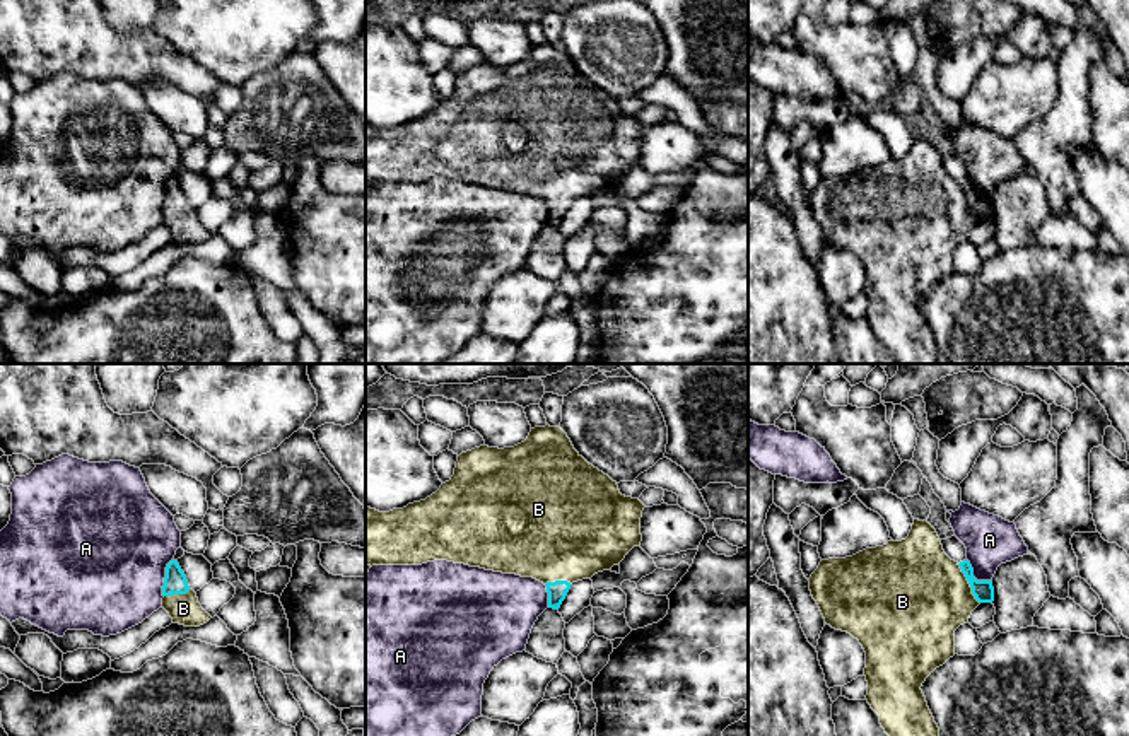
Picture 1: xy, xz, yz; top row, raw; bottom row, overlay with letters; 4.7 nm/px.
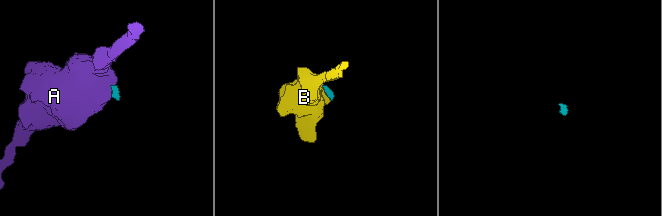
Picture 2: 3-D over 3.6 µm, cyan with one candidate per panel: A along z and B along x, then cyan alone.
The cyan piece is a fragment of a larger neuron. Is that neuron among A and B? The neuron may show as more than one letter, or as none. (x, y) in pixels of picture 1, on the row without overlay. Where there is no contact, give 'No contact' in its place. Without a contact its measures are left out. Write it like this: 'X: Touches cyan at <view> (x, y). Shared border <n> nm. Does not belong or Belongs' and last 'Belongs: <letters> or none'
A: Touches cyan at xy (164, 195). Shared border 190 nm. Does not belong
B: Touches cyan at yz (969, 200). Shared border 220 nm. Belongs
Belongs: B

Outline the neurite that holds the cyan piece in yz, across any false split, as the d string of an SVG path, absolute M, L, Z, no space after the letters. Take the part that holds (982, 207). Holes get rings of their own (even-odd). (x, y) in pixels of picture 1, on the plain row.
M914 137L909 154L852 174L822 178L810 208L825 241L851 251L866 270L866 318L898 364L938 364L939 345L921 307L926 295L955 273L955 248L980 220L994 219L992 198L977 198L968 178L951 178L936 147Z

